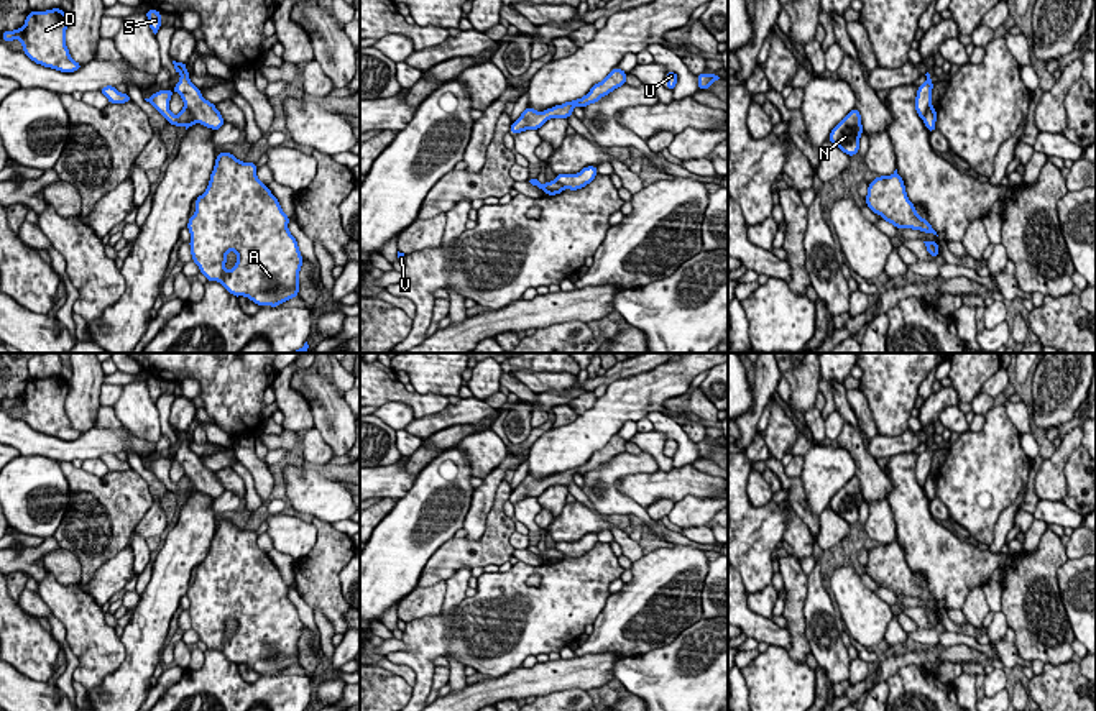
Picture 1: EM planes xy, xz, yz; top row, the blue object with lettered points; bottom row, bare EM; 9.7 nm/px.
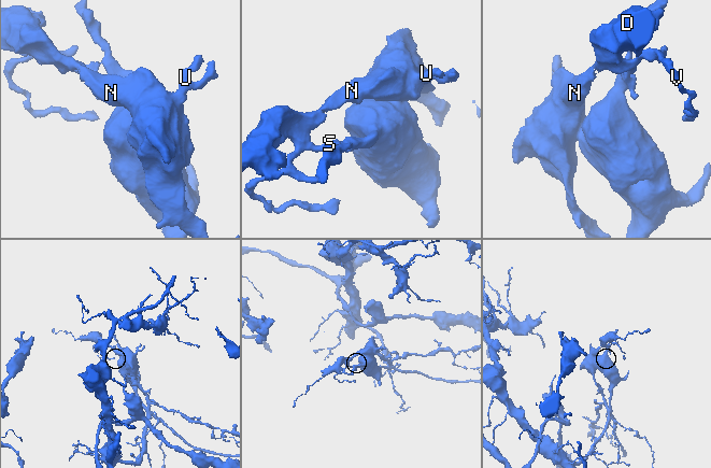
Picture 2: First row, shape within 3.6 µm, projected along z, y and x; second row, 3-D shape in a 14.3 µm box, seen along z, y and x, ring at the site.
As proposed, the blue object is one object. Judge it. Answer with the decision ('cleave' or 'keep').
cleave

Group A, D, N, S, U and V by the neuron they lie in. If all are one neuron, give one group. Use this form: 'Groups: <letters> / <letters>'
Groups: A S / D N U V

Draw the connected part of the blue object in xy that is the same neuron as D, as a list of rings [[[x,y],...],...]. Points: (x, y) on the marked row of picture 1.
[[[61,8],[30,11],[25,25],[13,31],[2,31],[3,43],[18,39],[23,53],[36,64],[61,72],[76,72],[82,64],[76,62],[66,46],[69,16]]]

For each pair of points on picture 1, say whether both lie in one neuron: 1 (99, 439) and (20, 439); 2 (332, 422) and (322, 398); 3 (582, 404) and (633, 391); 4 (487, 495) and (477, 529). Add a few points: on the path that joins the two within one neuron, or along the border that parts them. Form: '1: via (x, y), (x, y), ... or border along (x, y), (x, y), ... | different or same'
1: via (79, 447), (48, 447), (40, 444) | same
2: via (332, 416), (327, 404) | same
3: border along (597, 398), (579, 416) | different
4: via (482, 503), (477, 521) | same

